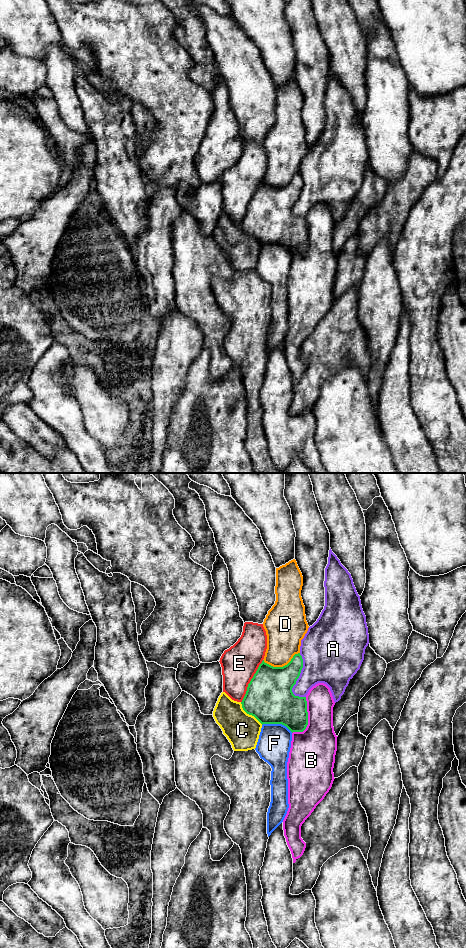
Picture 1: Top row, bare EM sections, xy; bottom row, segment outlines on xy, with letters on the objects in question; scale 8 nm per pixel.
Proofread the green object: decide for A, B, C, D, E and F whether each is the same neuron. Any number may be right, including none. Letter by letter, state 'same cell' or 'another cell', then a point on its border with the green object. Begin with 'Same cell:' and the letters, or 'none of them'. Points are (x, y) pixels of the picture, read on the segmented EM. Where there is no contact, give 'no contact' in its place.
Same cell: none of them
A: another cell; contact xy (297, 678)
B: another cell; contact xy (307, 719)
C: another cell; contact xy (249, 714)
D: another cell; contact xy (281, 667)
E: another cell; contact xy (250, 681)
F: another cell; contact xy (277, 723)

